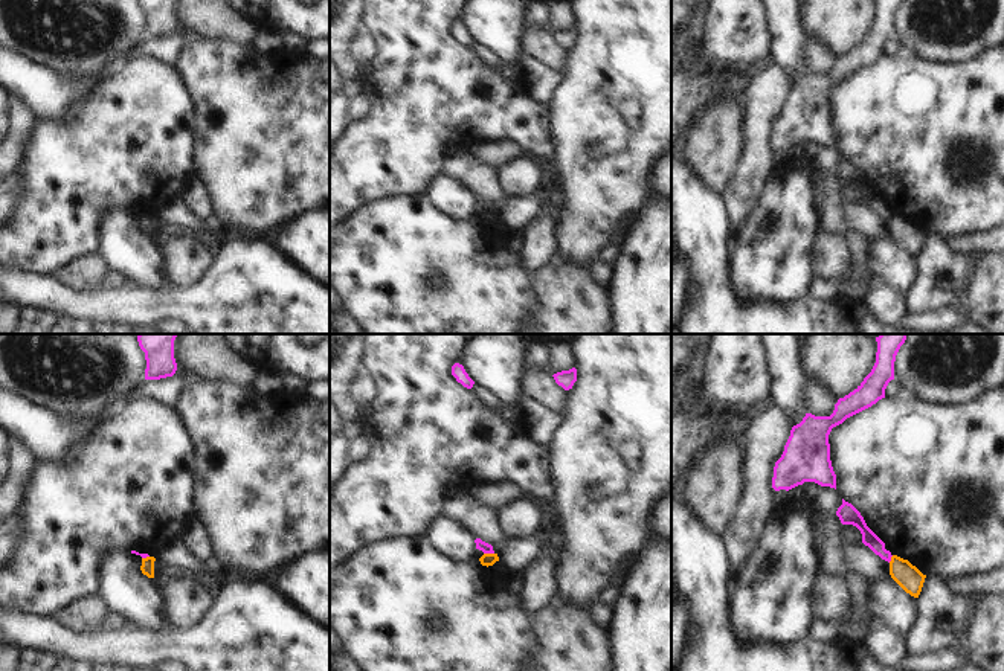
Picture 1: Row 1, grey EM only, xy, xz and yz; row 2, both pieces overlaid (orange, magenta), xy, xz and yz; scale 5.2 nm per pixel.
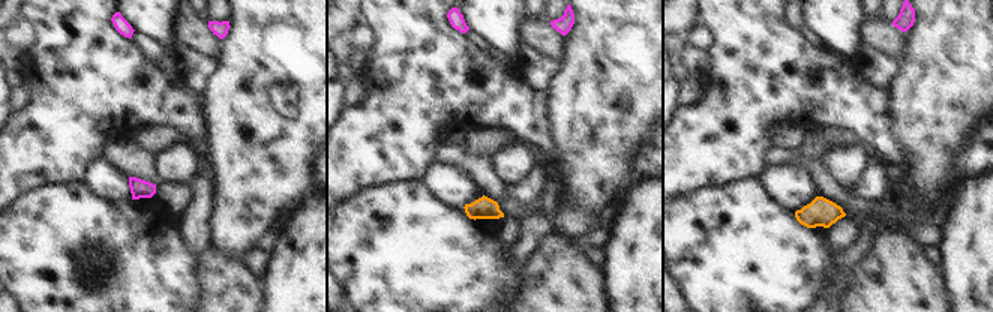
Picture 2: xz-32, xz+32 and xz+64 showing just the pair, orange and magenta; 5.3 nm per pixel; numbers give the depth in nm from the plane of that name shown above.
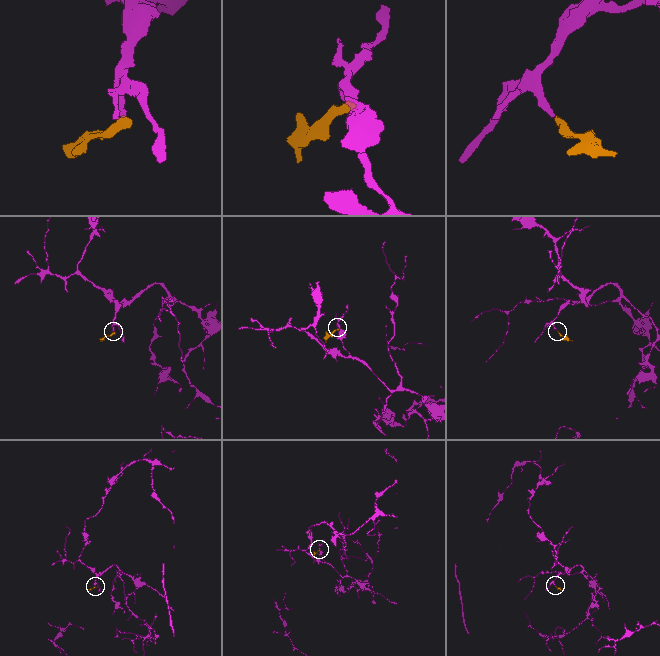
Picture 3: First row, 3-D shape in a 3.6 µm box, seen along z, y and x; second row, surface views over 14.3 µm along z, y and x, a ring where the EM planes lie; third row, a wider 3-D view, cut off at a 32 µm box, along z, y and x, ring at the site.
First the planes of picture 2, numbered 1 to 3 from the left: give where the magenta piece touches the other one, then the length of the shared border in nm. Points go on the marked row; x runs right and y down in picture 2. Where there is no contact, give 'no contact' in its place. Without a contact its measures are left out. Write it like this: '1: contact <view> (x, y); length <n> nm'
1: no contact
2: no contact
3: no contact

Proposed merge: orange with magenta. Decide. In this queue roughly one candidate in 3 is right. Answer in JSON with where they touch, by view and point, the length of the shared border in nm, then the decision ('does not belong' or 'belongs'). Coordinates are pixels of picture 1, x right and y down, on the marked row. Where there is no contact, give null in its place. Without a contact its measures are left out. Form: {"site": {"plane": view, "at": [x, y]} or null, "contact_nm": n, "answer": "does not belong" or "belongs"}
{"site": {"plane": "xz", "at": [489, 554]}, "contact_nm": 60, "answer": "does not belong"}

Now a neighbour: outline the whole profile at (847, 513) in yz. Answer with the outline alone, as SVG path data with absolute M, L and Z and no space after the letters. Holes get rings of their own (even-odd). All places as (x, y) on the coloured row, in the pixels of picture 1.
M842 499L842 505L838 508L836 515L842 525L853 525L862 534L862 543L868 546L876 555L885 561L891 561L891 552L885 549L885 543L867 526L861 512L848 502Z

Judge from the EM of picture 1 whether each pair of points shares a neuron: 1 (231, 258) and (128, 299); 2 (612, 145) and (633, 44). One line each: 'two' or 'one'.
1: one
2: one

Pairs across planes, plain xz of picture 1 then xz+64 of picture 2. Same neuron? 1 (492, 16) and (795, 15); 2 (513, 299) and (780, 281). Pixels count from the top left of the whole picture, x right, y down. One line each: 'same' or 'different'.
1: different
2: same

